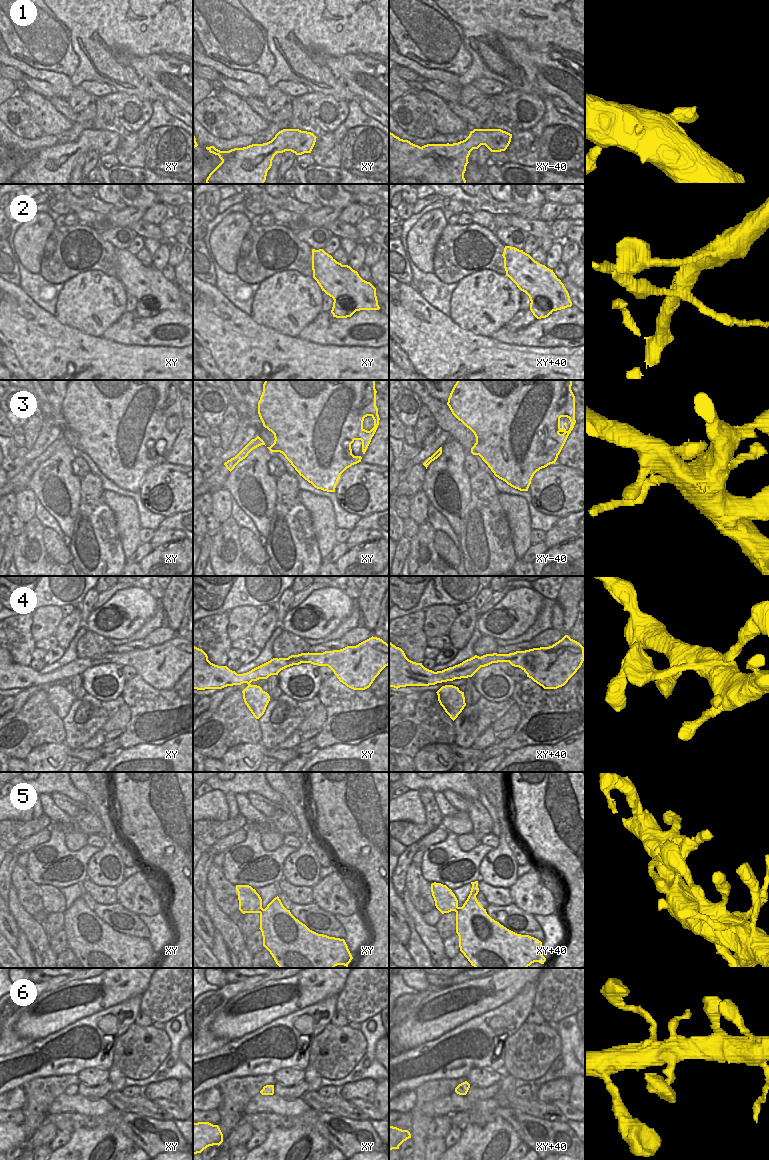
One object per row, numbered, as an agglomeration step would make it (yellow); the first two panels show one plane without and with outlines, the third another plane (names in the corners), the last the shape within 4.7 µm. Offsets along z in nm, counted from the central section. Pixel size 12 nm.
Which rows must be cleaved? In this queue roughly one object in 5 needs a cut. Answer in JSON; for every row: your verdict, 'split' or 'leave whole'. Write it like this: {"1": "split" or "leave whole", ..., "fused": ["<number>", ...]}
{"1": "leave whole", "2": "split", "3": "split", "4": "leave whole", "5": "leave whole", "6": "leave whole", "fused": ["2", "3"]}

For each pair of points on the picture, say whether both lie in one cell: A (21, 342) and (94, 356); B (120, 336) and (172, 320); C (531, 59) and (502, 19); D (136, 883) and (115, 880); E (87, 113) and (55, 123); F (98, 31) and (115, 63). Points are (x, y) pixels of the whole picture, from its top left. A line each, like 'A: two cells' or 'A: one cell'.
A: one cell
B: one cell
C: two cells
D: two cells
E: two cells
F: one cell

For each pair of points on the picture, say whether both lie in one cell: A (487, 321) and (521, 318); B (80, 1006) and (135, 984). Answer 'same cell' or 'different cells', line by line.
A: different cells
B: same cell

